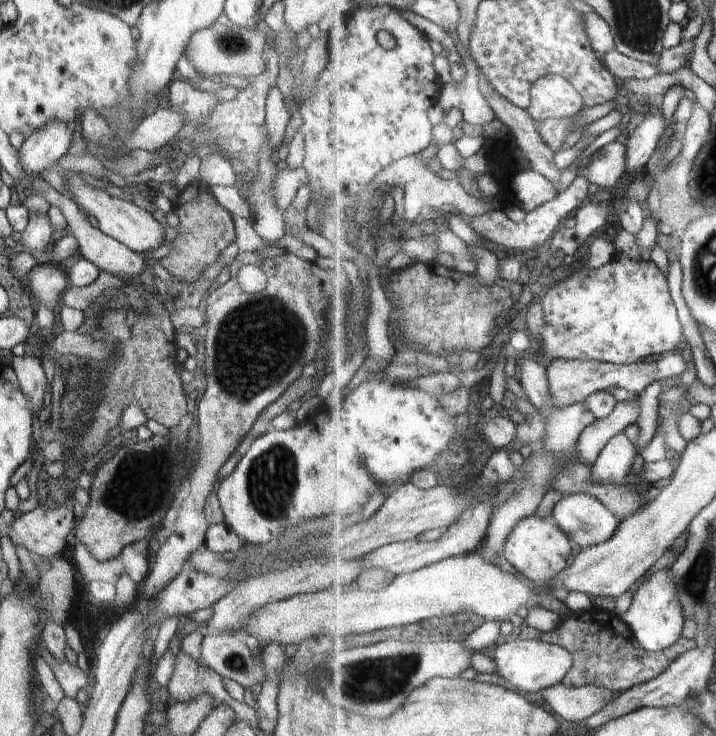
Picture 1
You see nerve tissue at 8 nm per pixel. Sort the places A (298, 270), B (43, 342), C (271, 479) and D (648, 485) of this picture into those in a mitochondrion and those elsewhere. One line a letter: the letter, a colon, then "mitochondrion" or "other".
A: other
B: other
C: mitochondrion
D: other

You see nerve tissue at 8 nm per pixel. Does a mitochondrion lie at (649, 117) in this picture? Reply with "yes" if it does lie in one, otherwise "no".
no

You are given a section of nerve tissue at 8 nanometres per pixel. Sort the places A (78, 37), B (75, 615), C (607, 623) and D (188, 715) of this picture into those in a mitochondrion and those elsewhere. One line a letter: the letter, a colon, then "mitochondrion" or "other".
A: other
B: other
C: other
D: other

